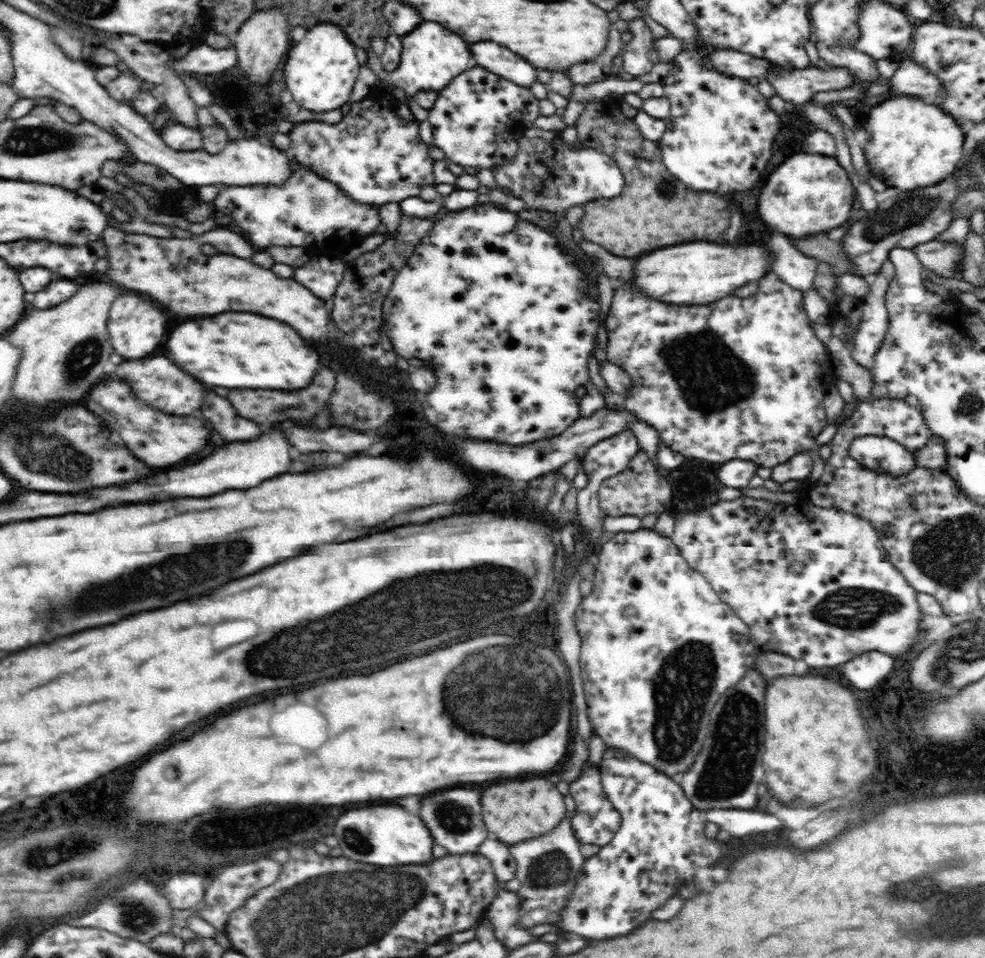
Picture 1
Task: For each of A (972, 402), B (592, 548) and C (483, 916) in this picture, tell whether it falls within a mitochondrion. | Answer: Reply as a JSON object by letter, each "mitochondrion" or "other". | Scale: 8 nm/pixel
{"A":"mitochondrion","B":"other","C":"other"}

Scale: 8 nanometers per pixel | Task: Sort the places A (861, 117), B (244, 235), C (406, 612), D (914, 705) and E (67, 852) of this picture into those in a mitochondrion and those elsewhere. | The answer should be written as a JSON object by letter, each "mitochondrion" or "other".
{"A":"other","B":"other","C":"mitochondrion","D":"other","E":"mitochondrion"}

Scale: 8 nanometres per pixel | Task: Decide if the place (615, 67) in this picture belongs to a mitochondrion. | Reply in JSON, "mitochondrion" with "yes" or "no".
{"mitochondrion":"no"}

